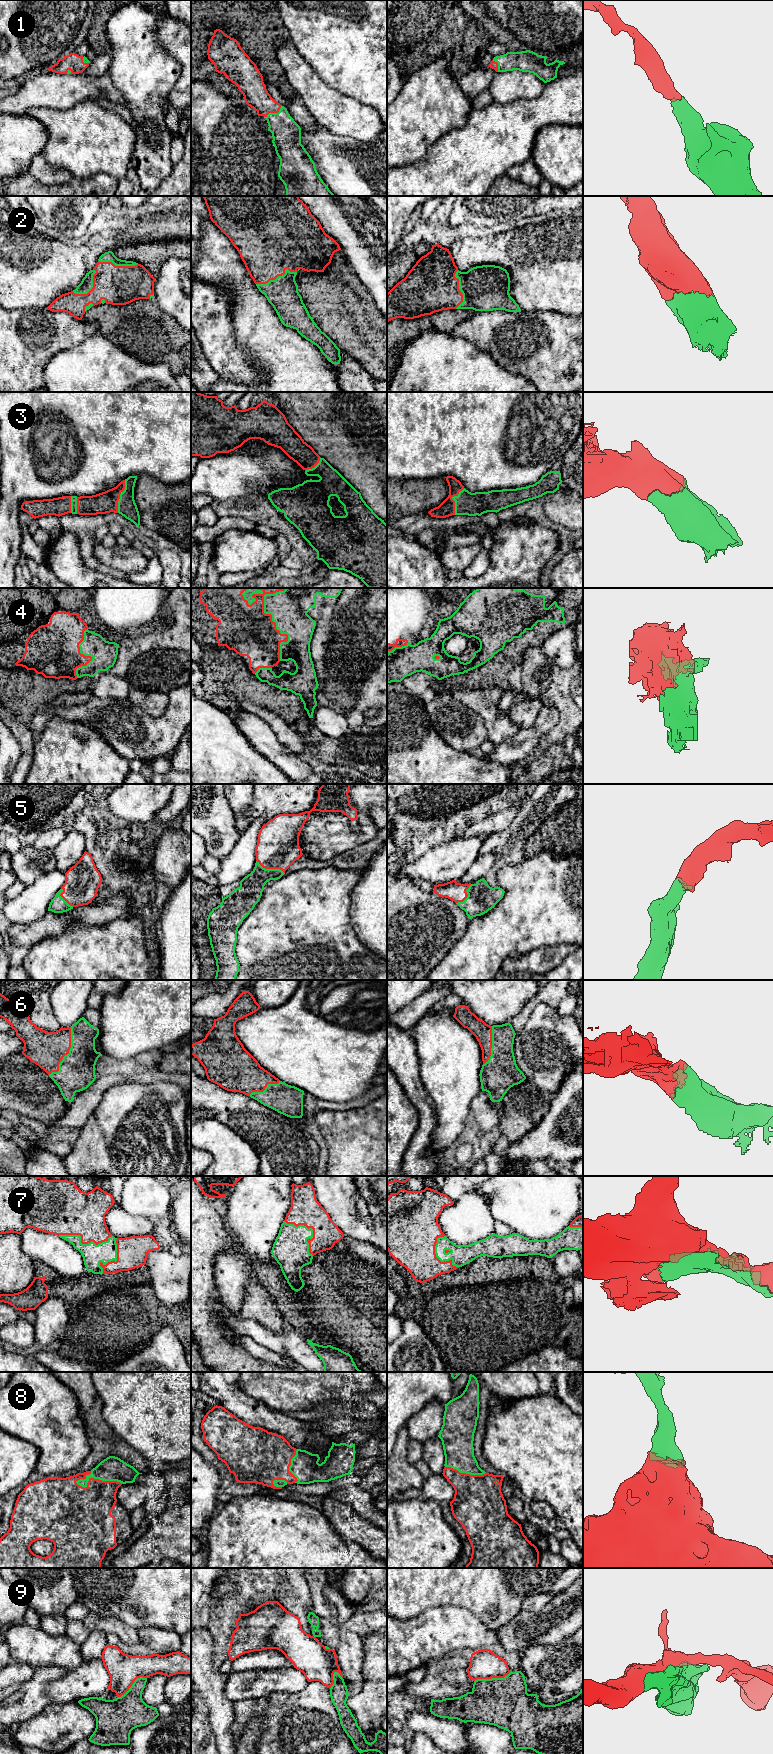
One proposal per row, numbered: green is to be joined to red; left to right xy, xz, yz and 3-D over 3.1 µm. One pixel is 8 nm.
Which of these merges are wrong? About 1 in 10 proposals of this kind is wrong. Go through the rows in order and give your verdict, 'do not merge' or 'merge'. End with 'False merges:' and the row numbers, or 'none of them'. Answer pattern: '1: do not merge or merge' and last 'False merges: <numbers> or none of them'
1: merge
2: merge
3: merge
4: merge
5: merge
6: merge
7: merge
8: merge
9: do not merge
False merges: 9

